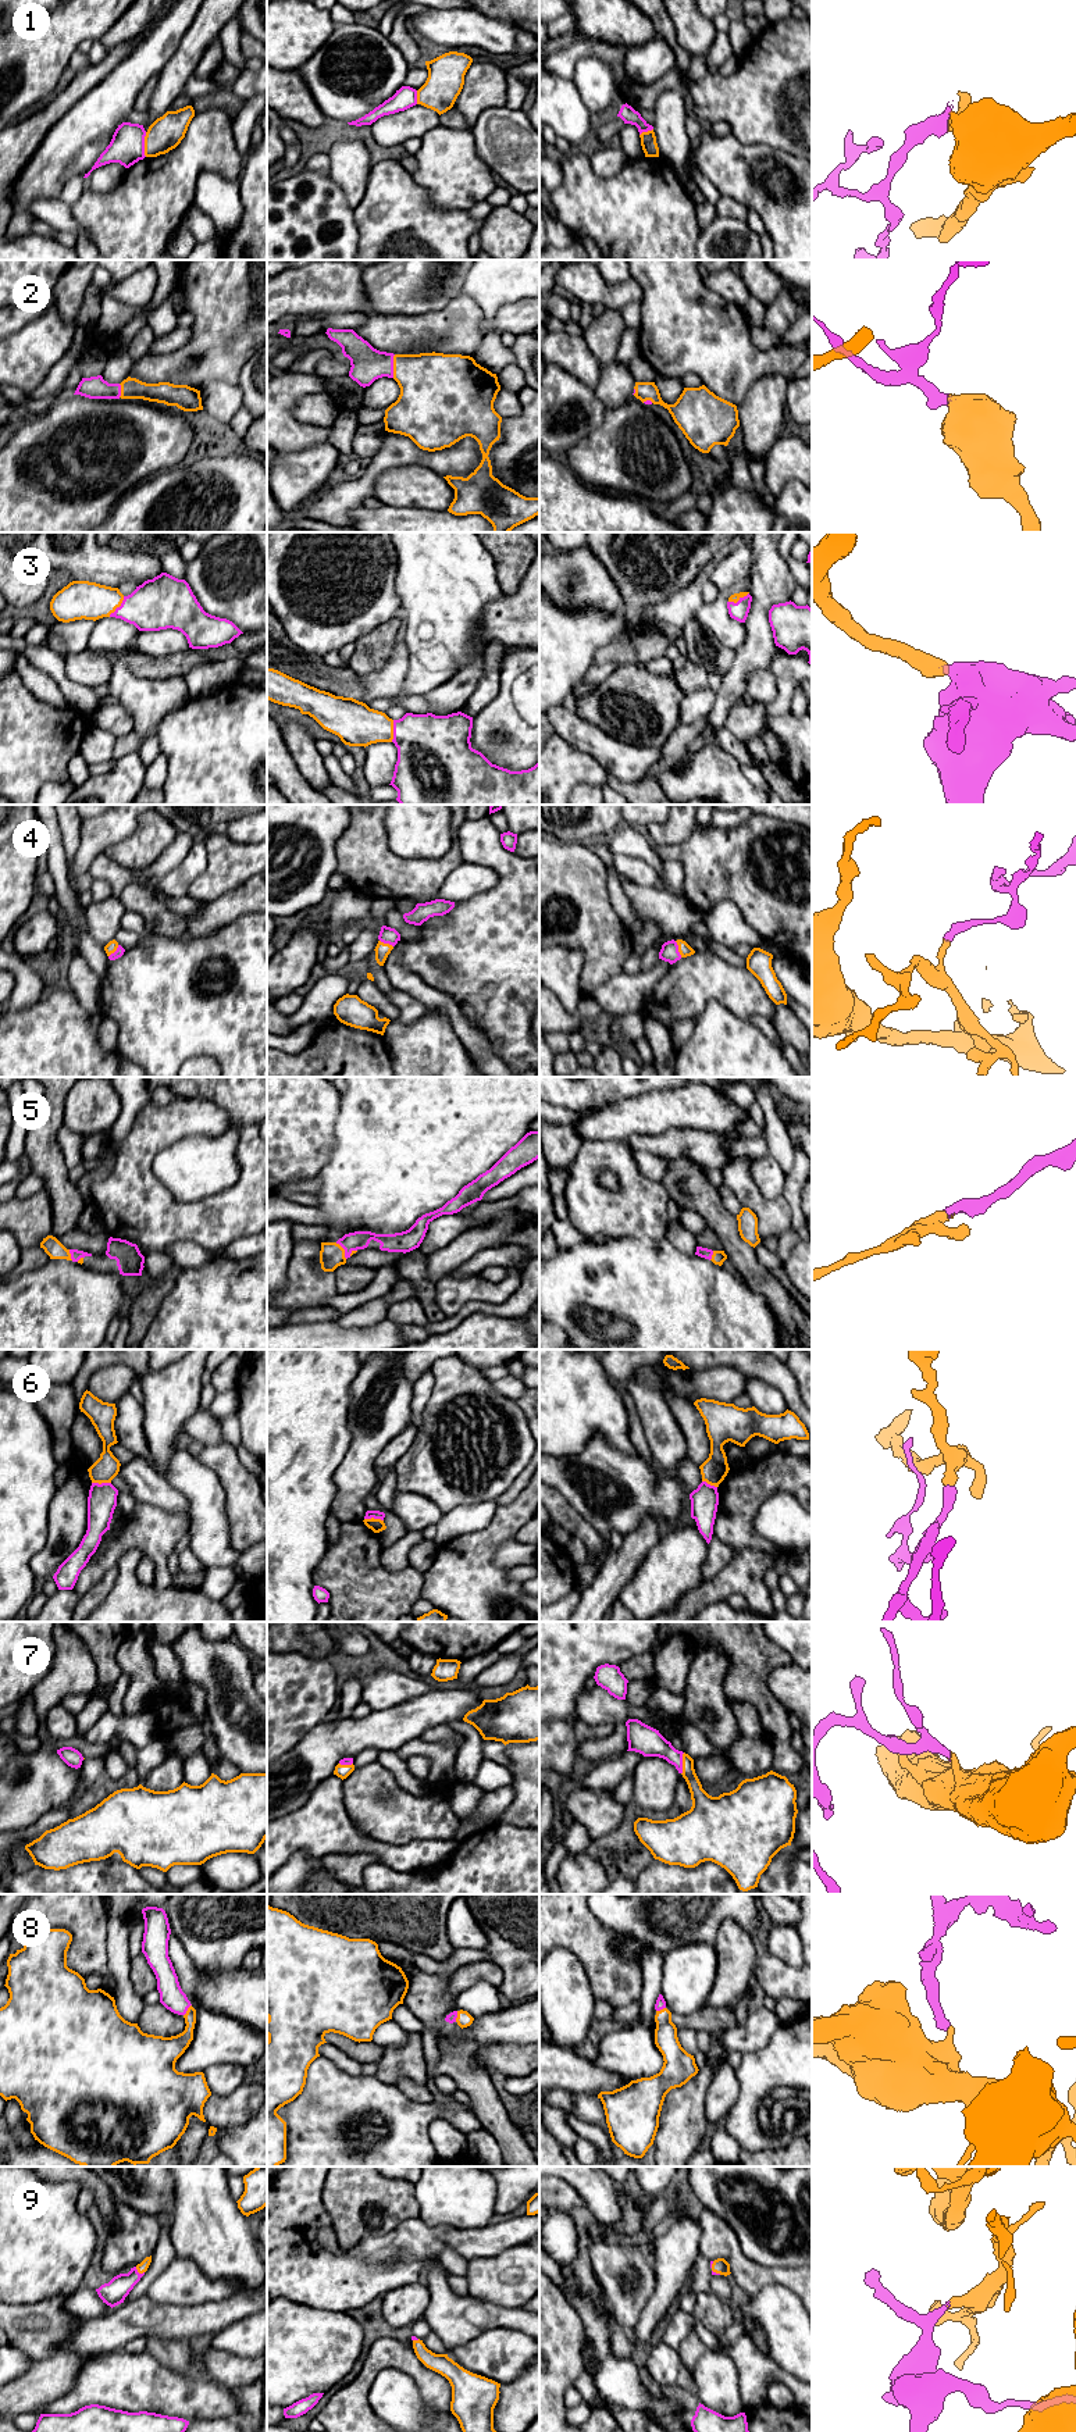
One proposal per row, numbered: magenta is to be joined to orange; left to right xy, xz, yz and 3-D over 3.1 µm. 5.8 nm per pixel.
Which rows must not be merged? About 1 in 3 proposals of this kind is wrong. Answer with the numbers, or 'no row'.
1, 6

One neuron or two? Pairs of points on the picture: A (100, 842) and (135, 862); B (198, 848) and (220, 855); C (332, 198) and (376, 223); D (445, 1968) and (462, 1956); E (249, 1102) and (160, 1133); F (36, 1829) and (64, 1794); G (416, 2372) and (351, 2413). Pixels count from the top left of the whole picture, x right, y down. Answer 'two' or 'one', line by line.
A: two
B: two
C: two
D: one
E: two
F: two
G: one

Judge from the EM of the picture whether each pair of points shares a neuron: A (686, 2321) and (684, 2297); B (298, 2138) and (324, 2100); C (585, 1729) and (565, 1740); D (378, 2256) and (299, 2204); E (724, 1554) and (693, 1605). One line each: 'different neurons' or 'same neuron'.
A: different neurons
B: same neuron
C: different neurons
D: same neuron
E: different neurons

